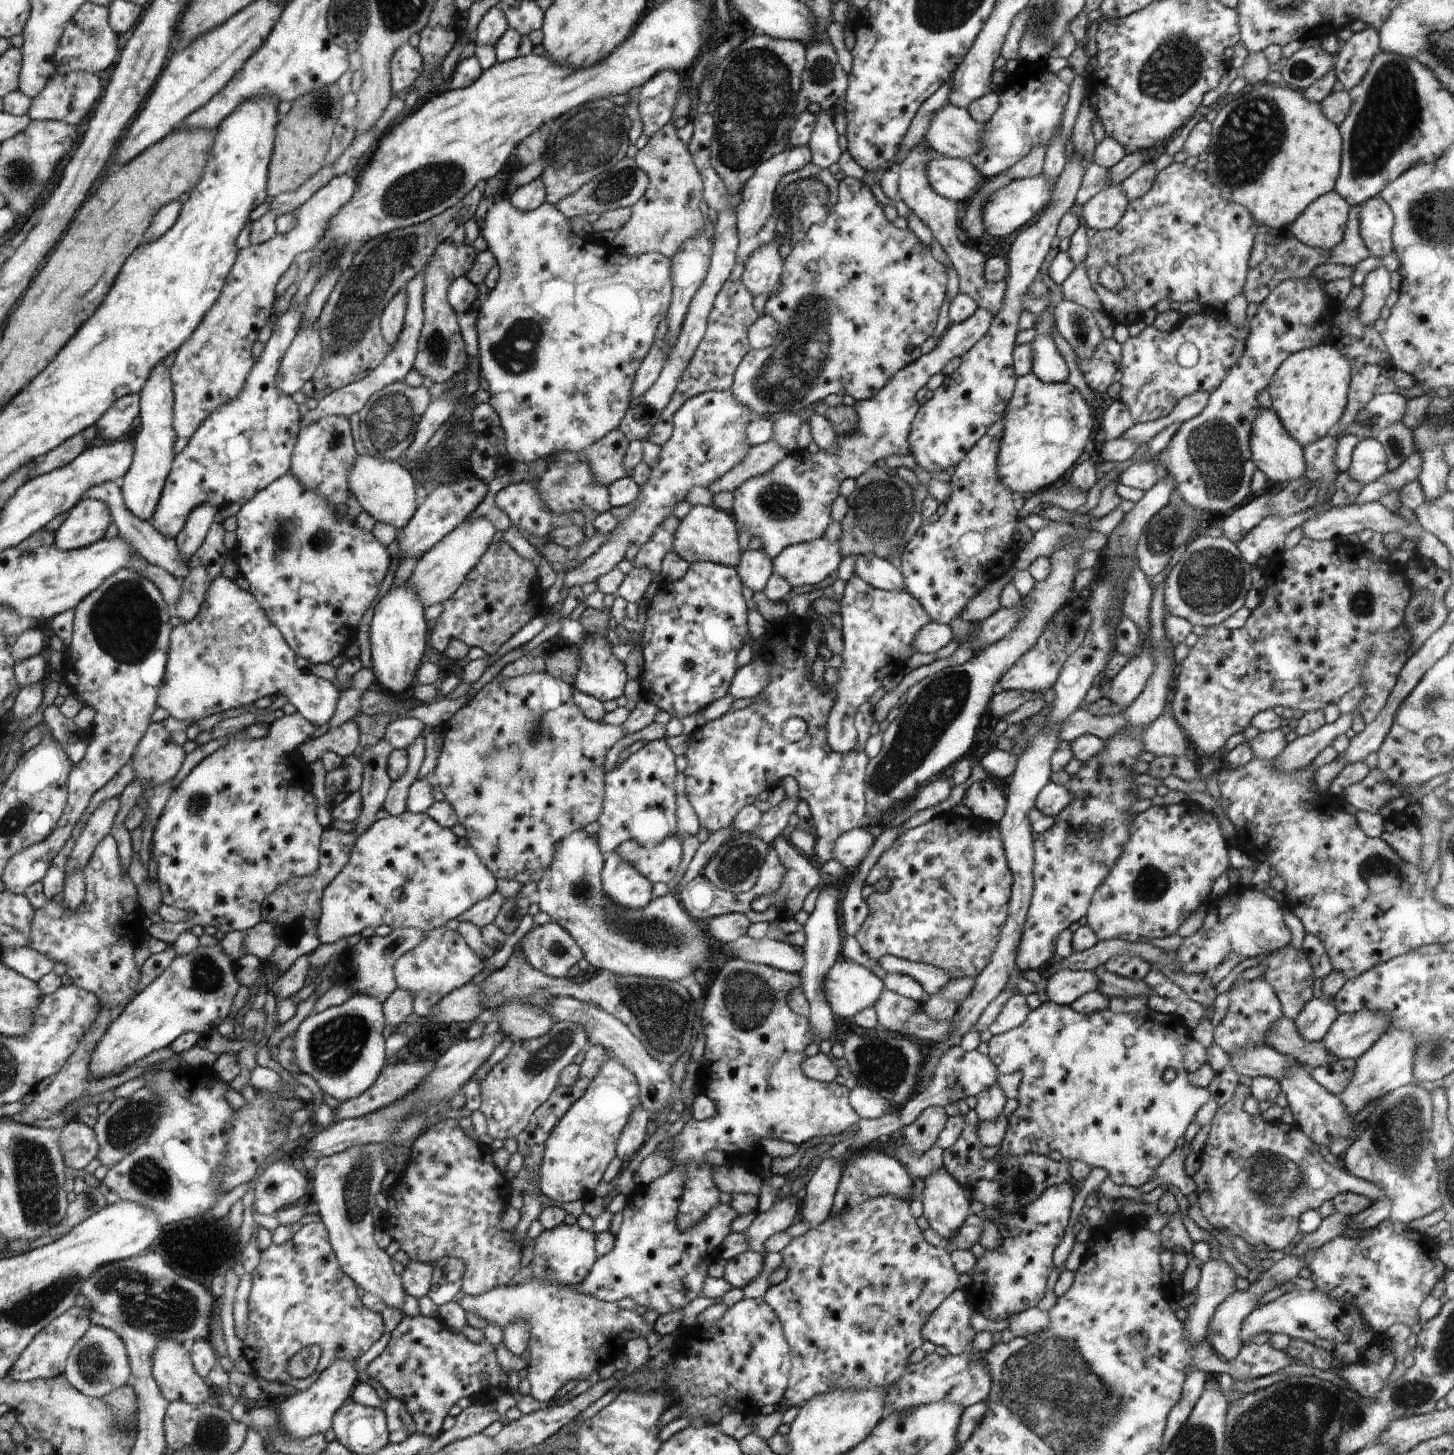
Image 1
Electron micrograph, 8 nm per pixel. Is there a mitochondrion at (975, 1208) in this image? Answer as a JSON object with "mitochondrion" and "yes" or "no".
{"mitochondrion":"no"}

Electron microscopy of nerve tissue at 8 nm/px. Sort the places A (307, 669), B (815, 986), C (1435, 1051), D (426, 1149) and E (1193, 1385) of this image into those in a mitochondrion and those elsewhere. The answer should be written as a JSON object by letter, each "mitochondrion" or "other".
{"A":"other","B":"other","C":"mitochondrion","D":"other","E":"other"}

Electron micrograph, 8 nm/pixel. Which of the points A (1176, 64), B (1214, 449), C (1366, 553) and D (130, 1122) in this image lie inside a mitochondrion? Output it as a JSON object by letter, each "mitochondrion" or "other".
{"A":"mitochondrion","B":"mitochondrion","C":"other","D":"mitochondrion"}

